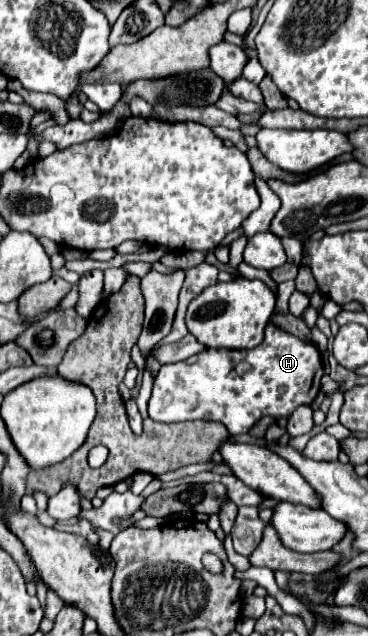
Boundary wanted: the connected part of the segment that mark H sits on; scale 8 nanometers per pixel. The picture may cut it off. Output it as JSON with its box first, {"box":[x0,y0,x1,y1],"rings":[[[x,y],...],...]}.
{"box":[148,324,324,436],"rings":[[[268,324],[264,342],[252,350],[204,350],[184,362],[166,364],[158,370],[154,378],[152,398],[148,402],[148,414],[156,422],[182,422],[182,420],[214,420],[222,422],[230,436],[250,432],[250,428],[262,416],[290,416],[294,408],[302,404],[312,404],[320,392],[320,380],[324,376],[324,366],[318,348],[312,342],[302,342],[300,338]]]}

